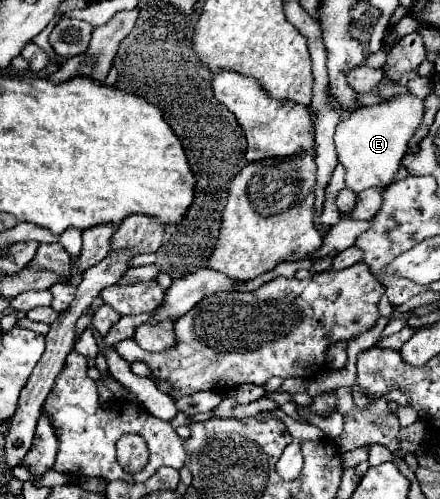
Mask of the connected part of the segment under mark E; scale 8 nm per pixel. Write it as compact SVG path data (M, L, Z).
M397 95L395 99L381 103L381 105L371 105L371 107L359 107L357 111L349 113L335 131L335 145L337 145L337 155L339 163L345 167L345 183L351 191L361 193L371 187L389 187L395 181L395 175L401 167L401 159L407 153L407 143L413 137L415 129L423 121L423 101L415 95Z

